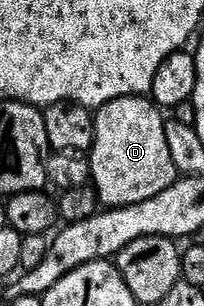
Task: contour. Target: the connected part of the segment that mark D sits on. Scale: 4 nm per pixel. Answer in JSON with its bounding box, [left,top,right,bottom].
[88,96,179,209]

